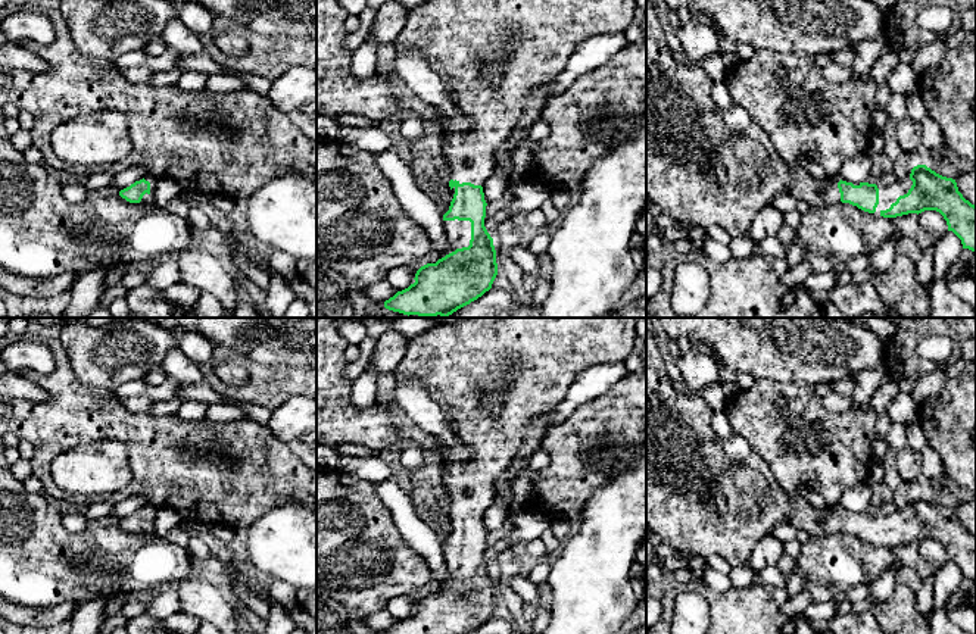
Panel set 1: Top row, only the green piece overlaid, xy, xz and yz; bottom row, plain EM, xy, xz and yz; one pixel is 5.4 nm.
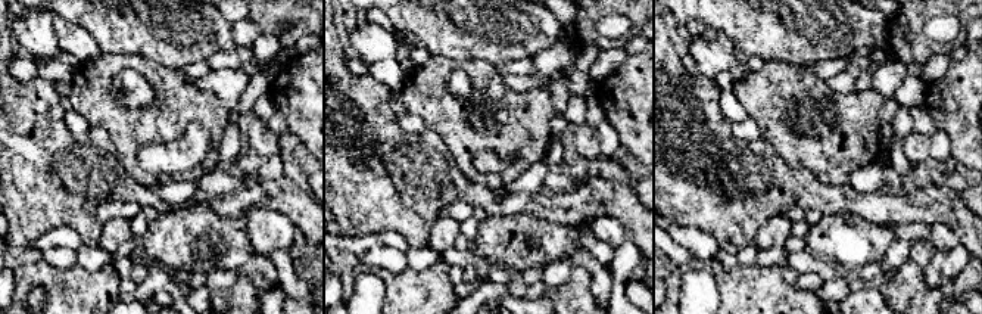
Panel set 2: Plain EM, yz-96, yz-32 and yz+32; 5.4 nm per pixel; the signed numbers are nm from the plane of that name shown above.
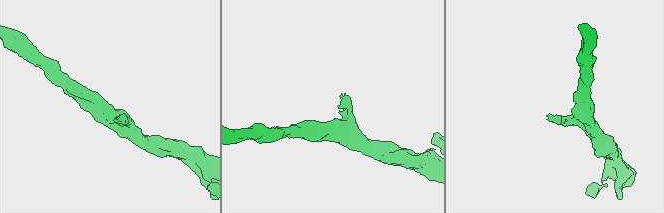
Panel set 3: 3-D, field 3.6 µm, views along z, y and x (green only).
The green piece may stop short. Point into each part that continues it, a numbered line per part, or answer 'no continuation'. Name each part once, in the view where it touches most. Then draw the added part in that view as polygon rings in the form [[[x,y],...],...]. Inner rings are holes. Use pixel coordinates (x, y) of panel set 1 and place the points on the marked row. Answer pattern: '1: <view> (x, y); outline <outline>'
1: xz (458, 233); outline [[[443,221],[446,231],[446,254],[456,249],[468,247],[471,240],[471,222],[470,221]]]

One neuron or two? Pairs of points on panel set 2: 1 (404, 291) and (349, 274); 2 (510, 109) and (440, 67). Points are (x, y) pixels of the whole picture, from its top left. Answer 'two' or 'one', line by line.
1: one
2: one

